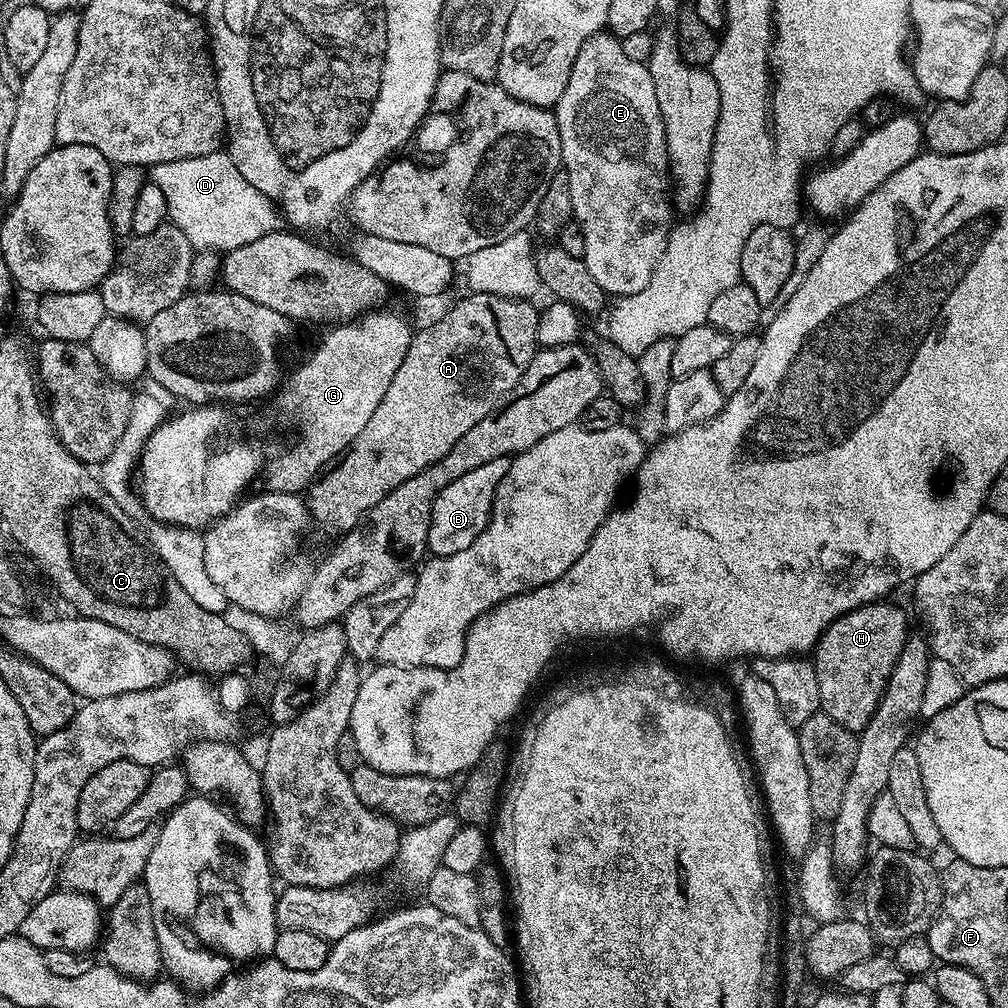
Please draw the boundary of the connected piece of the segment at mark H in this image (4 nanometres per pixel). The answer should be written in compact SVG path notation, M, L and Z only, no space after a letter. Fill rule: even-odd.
M877 602L863 604L853 612L840 616L825 632L820 635L820 640L814 649L814 663L818 674L818 694L820 706L827 716L834 718L842 727L849 728L851 732L860 733L878 710L878 702L888 685L890 674L898 662L898 654L906 646L910 629L908 629L908 616L892 602Z

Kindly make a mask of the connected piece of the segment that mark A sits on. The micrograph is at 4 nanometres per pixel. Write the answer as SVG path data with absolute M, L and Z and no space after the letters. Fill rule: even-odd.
M478 292L467 295L462 297L441 320L426 325L421 332L419 329L413 335L410 346L406 350L406 358L402 358L402 366L398 366L390 386L386 389L386 395L382 398L382 402L378 402L373 416L370 417L370 422L366 422L366 427L358 433L358 438L354 438L354 442L350 442L348 449L340 453L335 463L325 468L307 489L306 503L309 517L315 523L317 520L318 523L324 524L326 531L336 532L335 534L349 532L355 524L363 520L371 508L378 506L378 502L382 502L382 498L386 498L386 494L390 494L390 490L394 490L394 486L402 486L402 482L406 482L406 478L414 478L414 474L426 470L426 466L430 466L434 462L438 462L438 458L442 458L442 454L447 454L450 446L454 446L454 442L458 442L458 438L462 438L462 434L467 434L474 426L478 426L478 422L482 422L482 418L486 418L486 414L499 408L510 394L510 390L514 390L514 386L520 381L522 374L526 374L526 366L530 366L530 362L536 357L538 351L536 343L536 327L540 321L538 308L535 308L532 305L534 303L527 299L512 299L498 294Z

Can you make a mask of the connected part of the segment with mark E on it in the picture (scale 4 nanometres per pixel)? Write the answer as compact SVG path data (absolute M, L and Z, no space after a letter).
M607 31L598 32L590 37L578 50L578 58L574 58L574 66L570 70L570 82L566 82L566 90L562 90L562 98L554 105L556 121L558 122L558 134L562 138L562 150L560 158L563 171L567 172L570 178L570 198L572 199L572 215L575 223L580 225L586 250L582 259L594 274L594 282L602 286L602 290L612 298L617 296L629 296L638 294L646 282L650 282L650 274L654 274L654 266L658 266L658 258L662 258L662 250L666 250L668 235L674 227L674 200L670 195L670 169L668 167L668 147L666 146L666 130L662 110L658 110L658 94L654 94L654 78L650 78L650 70L647 63L642 60L635 60L626 55L622 50L620 40L609 34Z

